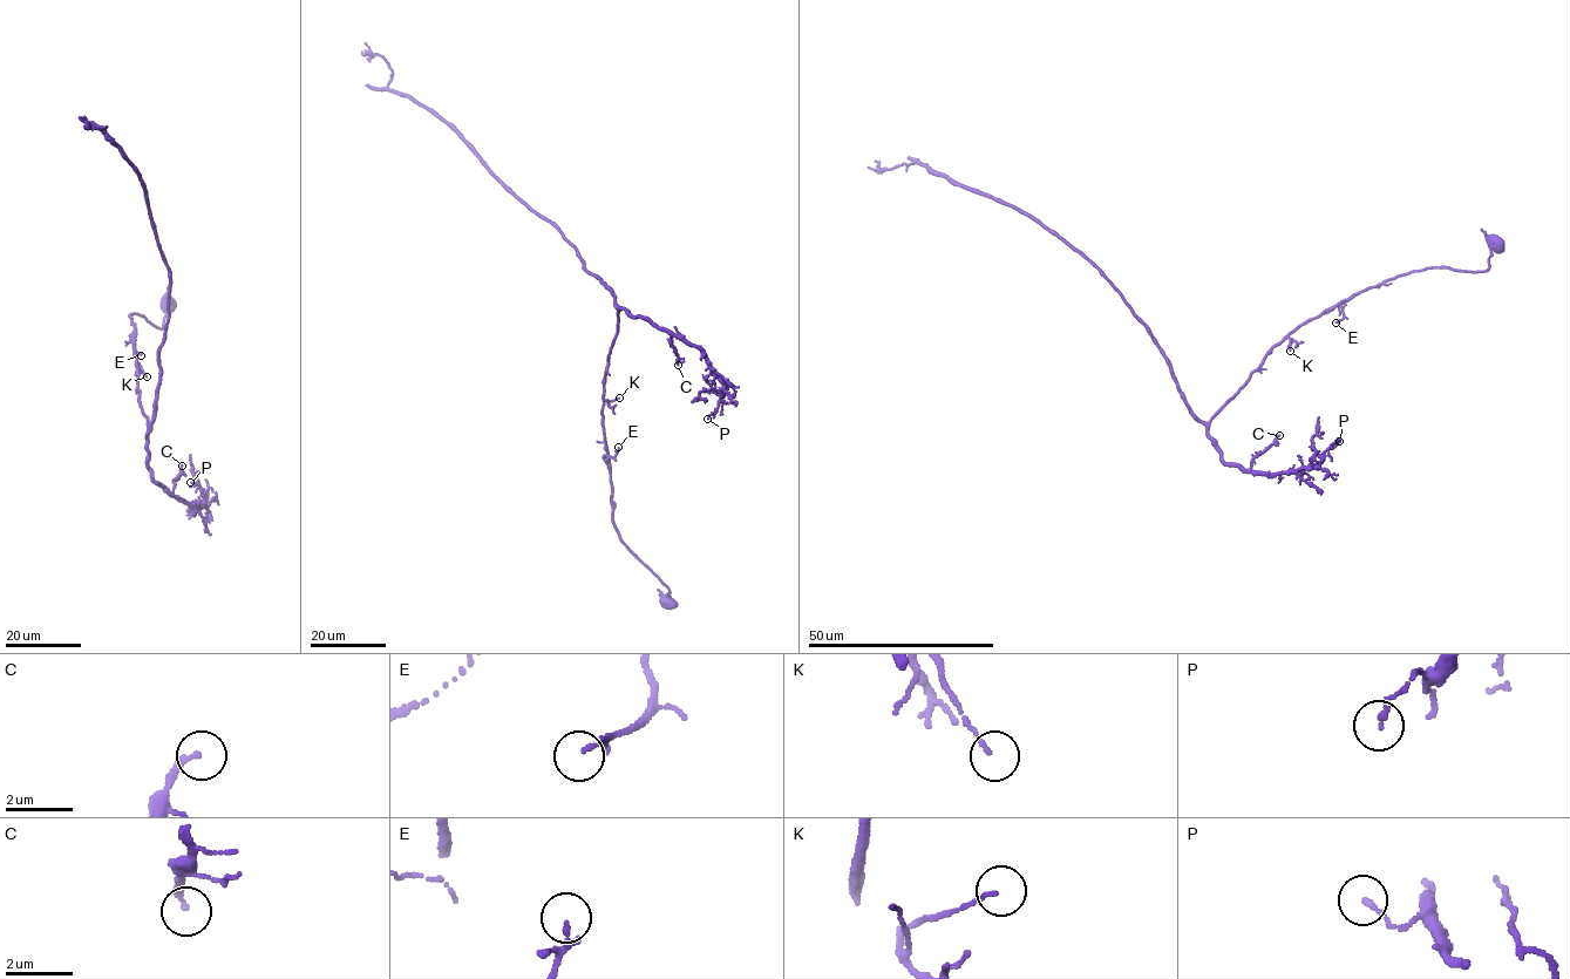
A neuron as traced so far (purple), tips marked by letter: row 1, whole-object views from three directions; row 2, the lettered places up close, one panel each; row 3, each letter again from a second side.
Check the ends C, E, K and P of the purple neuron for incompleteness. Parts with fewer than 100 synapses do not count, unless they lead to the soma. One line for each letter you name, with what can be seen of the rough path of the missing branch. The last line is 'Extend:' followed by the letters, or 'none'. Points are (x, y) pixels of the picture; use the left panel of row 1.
Extend: none

